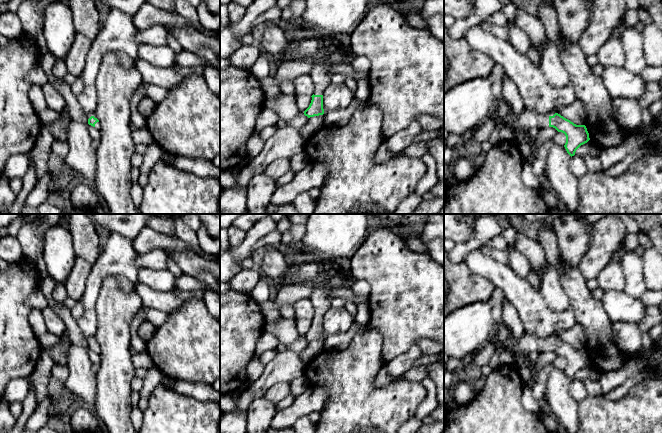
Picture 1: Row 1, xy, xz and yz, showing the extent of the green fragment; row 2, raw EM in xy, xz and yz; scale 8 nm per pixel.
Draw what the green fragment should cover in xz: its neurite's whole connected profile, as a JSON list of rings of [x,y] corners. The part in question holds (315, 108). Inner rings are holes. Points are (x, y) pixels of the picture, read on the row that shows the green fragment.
[[[318,60],[309,73],[312,77],[315,91],[313,93],[309,107],[304,111],[304,115],[308,118],[324,114],[323,109],[323,92],[331,82],[331,76],[327,71],[327,62],[325,60]]]

